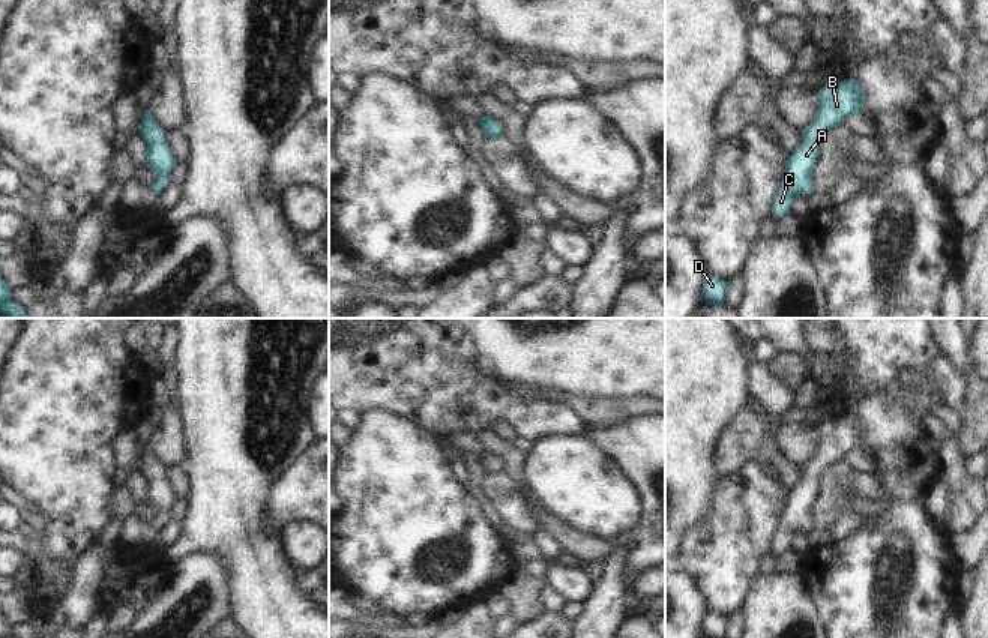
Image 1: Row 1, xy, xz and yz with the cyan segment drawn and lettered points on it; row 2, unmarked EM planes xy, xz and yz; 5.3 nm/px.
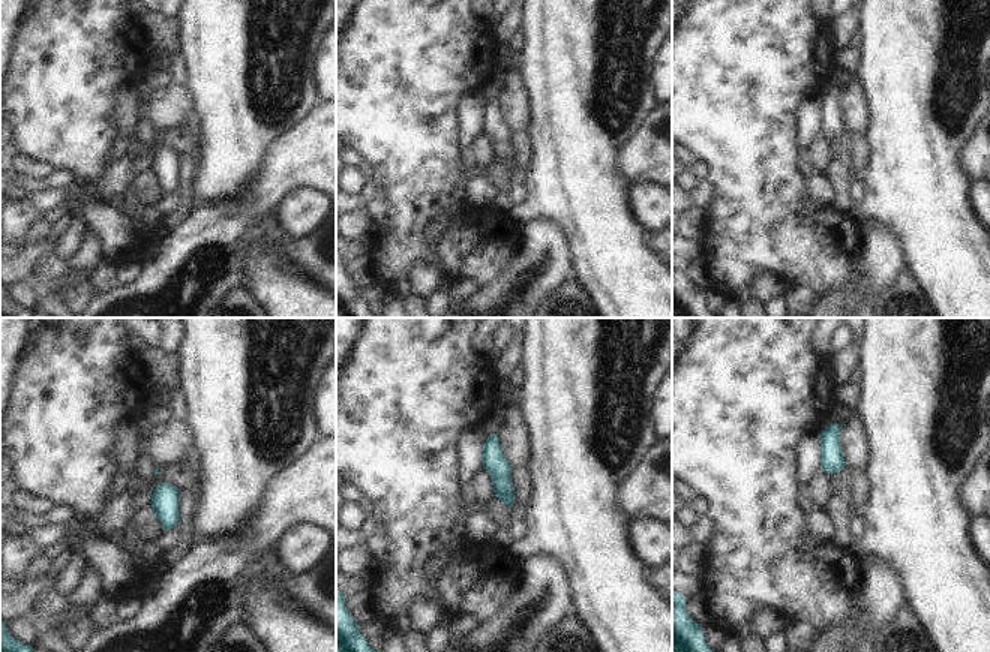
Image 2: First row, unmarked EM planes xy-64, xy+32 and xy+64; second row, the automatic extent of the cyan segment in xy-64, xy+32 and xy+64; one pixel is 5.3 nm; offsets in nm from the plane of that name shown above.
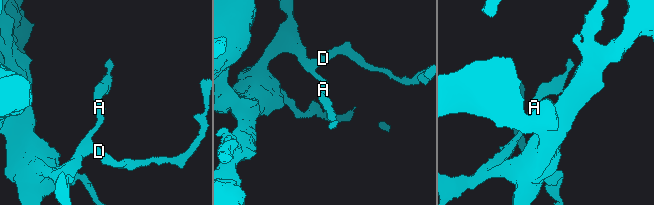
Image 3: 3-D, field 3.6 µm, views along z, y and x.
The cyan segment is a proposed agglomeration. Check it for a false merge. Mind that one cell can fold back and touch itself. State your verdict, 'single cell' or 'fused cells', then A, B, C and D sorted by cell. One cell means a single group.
single cell; A B C D

